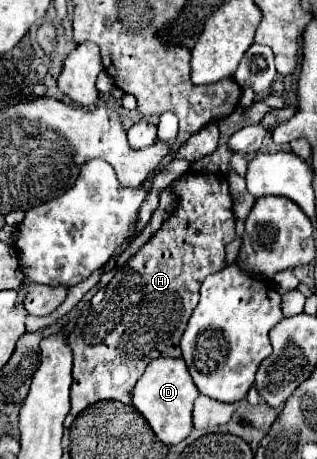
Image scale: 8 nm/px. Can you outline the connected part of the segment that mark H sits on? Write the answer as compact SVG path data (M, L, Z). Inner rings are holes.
M181 174L173 186L173 196L177 198L175 212L161 224L155 236L143 244L135 256L127 260L123 268L115 272L107 284L105 298L99 306L85 310L75 328L69 334L69 346L73 350L73 386L71 386L71 412L65 426L77 418L89 404L99 400L117 400L129 404L127 392L135 386L139 376L145 372L147 364L155 358L181 358L179 340L185 332L187 320L199 302L199 286L209 274L215 274L225 266L225 244L235 238L235 216L233 198L225 176L219 174Z

